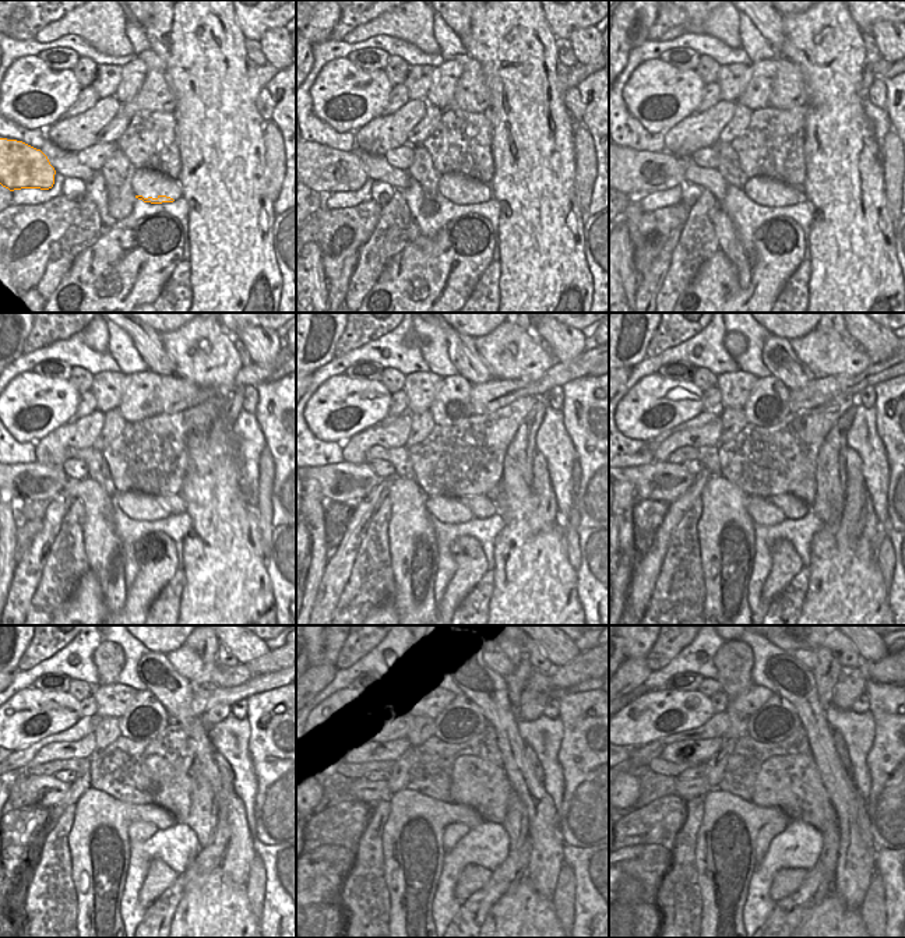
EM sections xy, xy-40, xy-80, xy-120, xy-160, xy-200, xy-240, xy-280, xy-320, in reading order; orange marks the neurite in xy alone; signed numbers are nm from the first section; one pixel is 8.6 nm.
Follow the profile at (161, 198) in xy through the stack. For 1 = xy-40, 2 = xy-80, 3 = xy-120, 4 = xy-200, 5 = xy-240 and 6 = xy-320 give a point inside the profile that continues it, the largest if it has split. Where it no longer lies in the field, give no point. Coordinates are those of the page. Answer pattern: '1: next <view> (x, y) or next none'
1: next xy-40 (472, 200)
2: next xy-80 (785, 200)
3: next xy-120 (141, 514)
4: next xy-200 (773, 515)
5: next xy-240 (141, 831)
6: next xy-320 (767, 832)

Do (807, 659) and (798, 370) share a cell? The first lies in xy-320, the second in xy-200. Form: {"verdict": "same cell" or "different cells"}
{"verdict": "different cells"}

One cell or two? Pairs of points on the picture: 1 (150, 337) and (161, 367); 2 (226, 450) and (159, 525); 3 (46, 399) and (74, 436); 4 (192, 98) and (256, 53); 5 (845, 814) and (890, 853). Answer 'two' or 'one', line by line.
1: one
2: two
3: two
4: two
5: two

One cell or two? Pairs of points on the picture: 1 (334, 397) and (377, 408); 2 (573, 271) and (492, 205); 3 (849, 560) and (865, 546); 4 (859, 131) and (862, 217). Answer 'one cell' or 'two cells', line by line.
1: one cell
2: two cells
3: two cells
4: one cell

